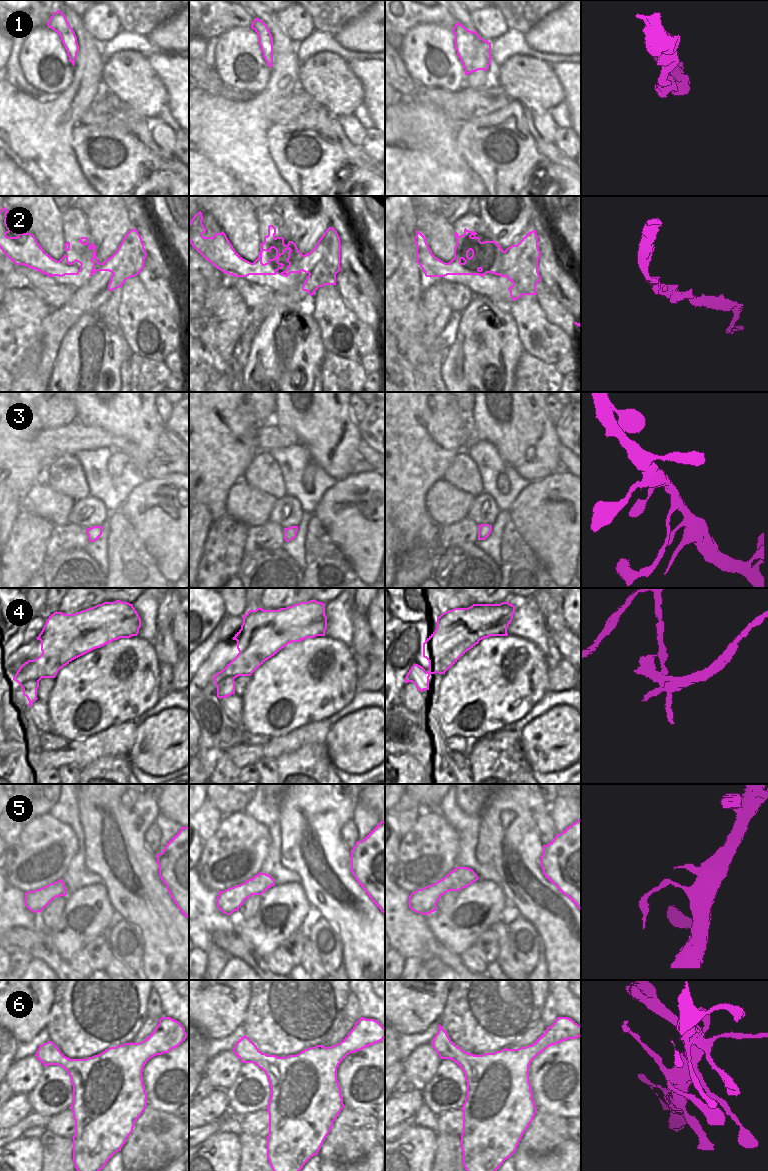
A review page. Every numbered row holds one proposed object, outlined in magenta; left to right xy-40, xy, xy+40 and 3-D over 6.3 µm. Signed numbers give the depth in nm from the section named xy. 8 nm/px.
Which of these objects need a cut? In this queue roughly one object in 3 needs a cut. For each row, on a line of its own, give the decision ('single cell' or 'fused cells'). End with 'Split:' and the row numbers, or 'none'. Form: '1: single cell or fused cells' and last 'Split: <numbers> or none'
1: single cell
2: single cell
3: single cell
4: fused cells
5: fused cells
6: fused cells
Split: 4, 5, 6

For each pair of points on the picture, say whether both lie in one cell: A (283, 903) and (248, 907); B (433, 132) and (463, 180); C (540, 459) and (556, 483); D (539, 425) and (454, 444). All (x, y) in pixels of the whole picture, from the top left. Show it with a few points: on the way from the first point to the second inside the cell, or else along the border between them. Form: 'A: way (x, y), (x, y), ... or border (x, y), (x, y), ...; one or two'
A: border (261, 895), (258, 909), (249, 918), (241, 919); two
B: border (435, 158), (446, 167), (462, 171), (469, 170); two
C: border (559, 469), (530, 482); two
D: border (469, 416), (469, 426), (473, 432); two

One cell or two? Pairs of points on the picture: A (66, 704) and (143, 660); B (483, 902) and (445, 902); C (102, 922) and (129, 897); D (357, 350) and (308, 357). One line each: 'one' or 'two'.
A: one
B: two
C: two
D: two

